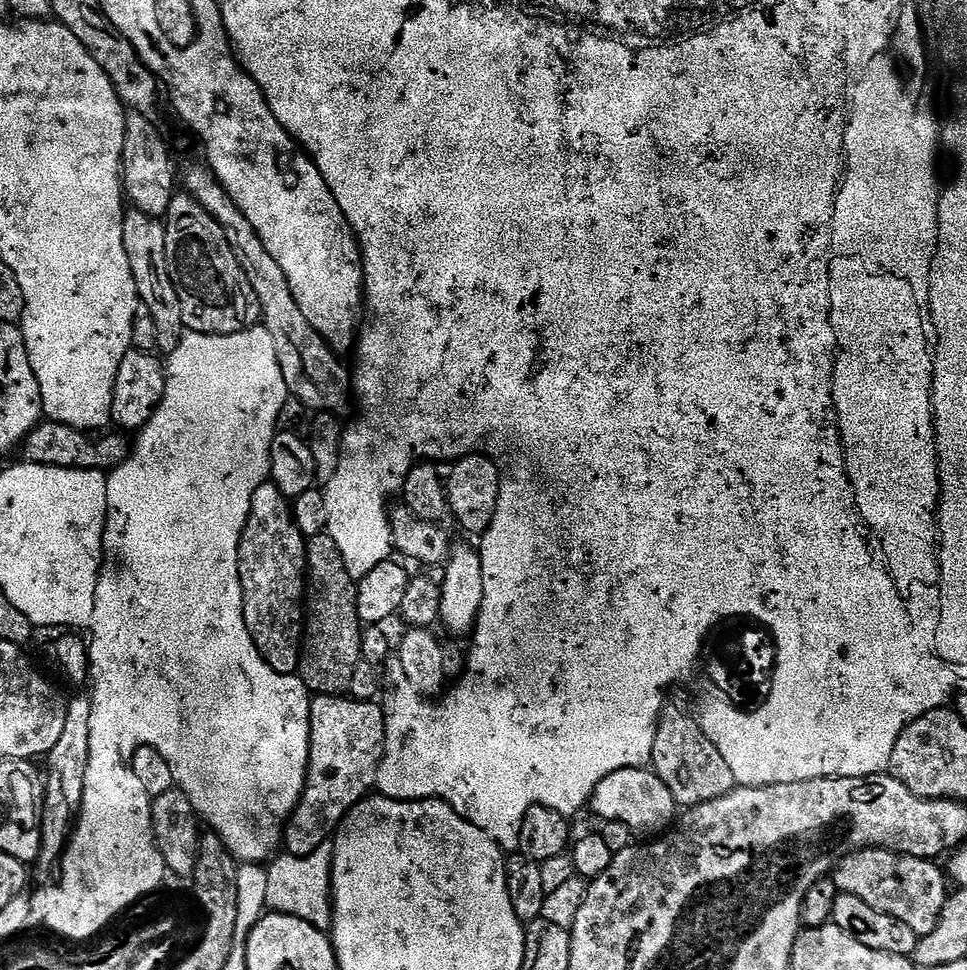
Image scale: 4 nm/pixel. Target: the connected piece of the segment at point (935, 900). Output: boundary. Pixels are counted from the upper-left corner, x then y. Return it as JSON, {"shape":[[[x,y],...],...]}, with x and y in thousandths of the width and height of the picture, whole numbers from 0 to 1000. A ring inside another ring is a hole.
{"shape":[[[892,874],[869,888],[858,906],[865,911],[866,921],[891,926],[896,934],[904,934],[904,938],[912,938],[912,942],[920,942],[920,946],[937,951],[937,955],[941,955],[950,967],[970,955],[970,946],[982,923],[977,896],[970,892],[968,887],[935,882],[915,874]]]}

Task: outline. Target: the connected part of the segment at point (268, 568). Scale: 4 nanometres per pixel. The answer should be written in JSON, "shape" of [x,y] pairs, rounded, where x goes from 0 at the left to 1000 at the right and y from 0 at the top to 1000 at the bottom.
{"shape":[[[280,497],[267,501],[252,548],[248,552],[248,610],[252,613],[252,633],[259,656],[270,672],[271,678],[287,695],[303,695],[310,687],[310,669],[316,638],[317,585],[319,559],[306,541],[299,512],[294,511],[292,505],[287,505]]]}

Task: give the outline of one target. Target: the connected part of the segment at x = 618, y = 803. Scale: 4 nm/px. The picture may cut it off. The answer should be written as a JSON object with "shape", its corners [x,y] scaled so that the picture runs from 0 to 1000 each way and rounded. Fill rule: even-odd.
{"shape":[[[648,792],[631,798],[618,808],[610,826],[610,837],[622,846],[643,847],[662,864],[678,864],[700,848],[701,830],[689,806],[670,792]],[[700,836],[700,837],[699,837]],[[695,849],[695,851],[694,851]]]}

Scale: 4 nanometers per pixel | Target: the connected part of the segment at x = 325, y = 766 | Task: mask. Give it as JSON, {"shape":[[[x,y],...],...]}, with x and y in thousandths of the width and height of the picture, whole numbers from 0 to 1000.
{"shape":[[[327,718],[323,722],[320,757],[320,790],[314,818],[298,842],[292,867],[296,878],[304,882],[322,882],[334,869],[342,867],[356,841],[371,825],[388,813],[393,787],[397,780],[397,732],[385,722],[355,718]]]}

